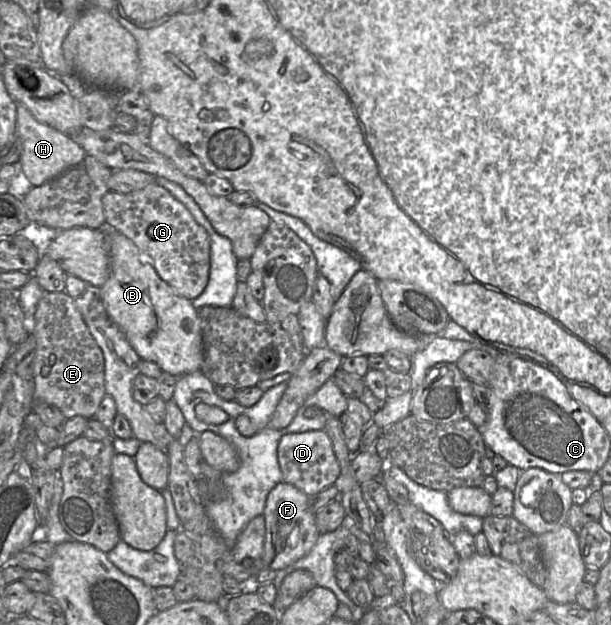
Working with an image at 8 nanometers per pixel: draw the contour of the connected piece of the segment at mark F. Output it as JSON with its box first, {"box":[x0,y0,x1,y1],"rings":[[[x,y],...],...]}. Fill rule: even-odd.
{"box":[223,481,320,582],"rings":[[[284,481],[278,483],[268,494],[263,516],[265,519],[265,541],[263,547],[263,555],[261,560],[255,560],[253,569],[246,569],[241,563],[235,560],[230,560],[223,565],[224,576],[230,576],[238,582],[257,576],[257,574],[264,568],[269,568],[275,571],[281,570],[293,564],[298,559],[305,556],[315,545],[320,533],[316,526],[315,514],[309,510],[308,495],[295,486]]]}

